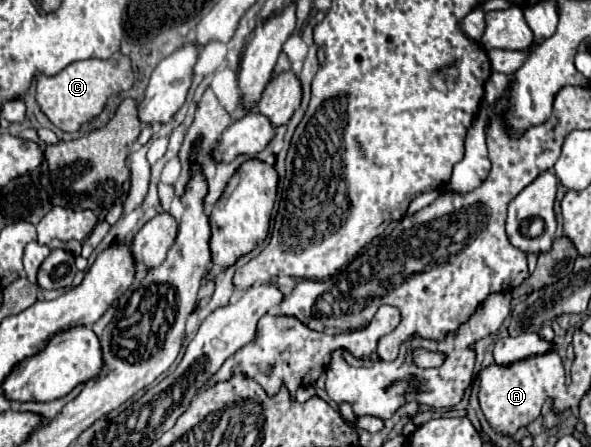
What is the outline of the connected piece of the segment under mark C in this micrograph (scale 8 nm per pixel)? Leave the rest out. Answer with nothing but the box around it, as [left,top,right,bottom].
[37,52,133,132]

